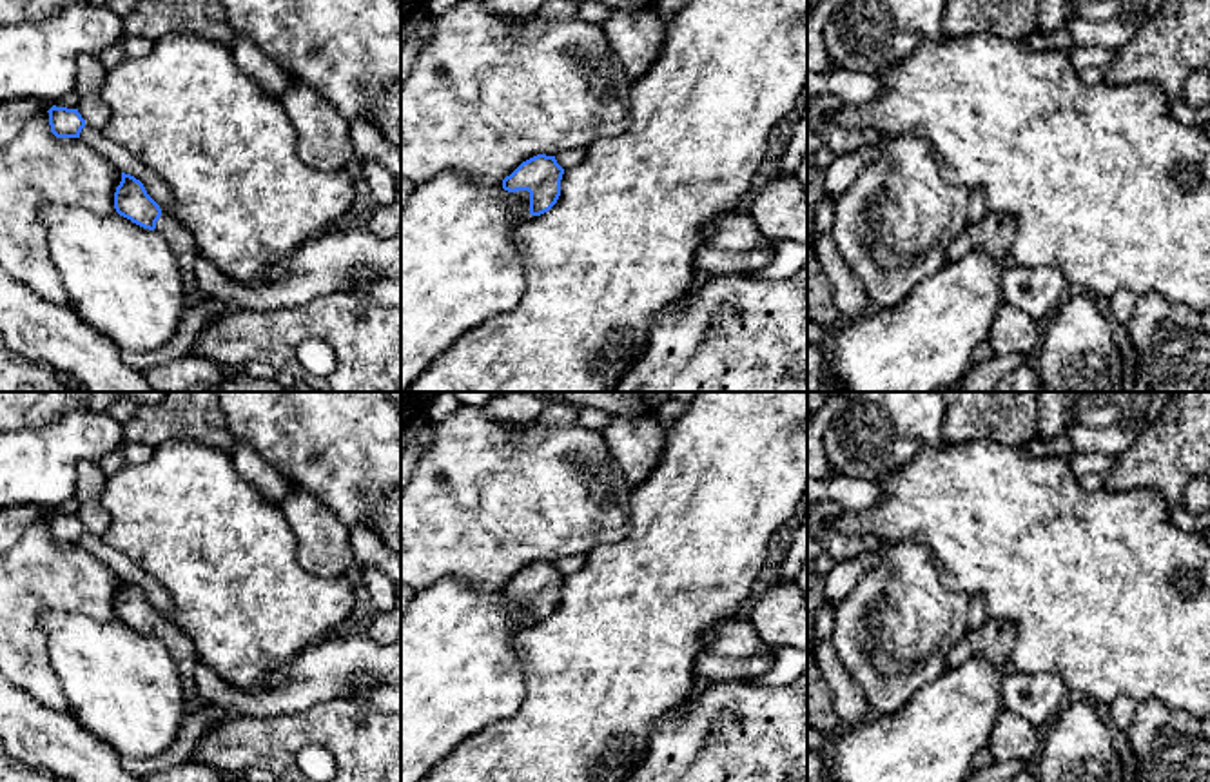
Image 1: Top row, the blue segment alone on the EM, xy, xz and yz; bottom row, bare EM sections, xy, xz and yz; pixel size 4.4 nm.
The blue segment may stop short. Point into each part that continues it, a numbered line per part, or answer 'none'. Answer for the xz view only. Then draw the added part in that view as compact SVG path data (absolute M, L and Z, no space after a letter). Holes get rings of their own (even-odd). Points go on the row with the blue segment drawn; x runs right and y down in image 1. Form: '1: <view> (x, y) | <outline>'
none

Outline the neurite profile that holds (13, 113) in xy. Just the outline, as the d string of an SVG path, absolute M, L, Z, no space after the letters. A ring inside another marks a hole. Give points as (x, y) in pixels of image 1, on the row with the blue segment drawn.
M34 98L0 102L0 147L11 142L29 118L36 112L49 111L51 107L53 103Z

